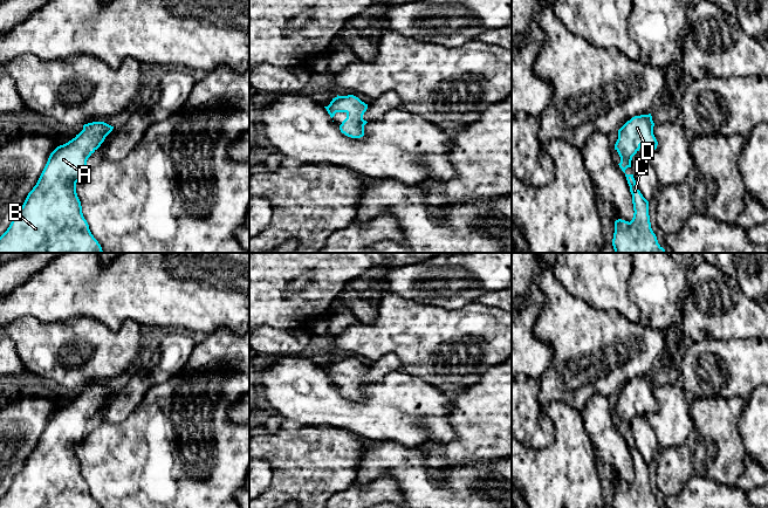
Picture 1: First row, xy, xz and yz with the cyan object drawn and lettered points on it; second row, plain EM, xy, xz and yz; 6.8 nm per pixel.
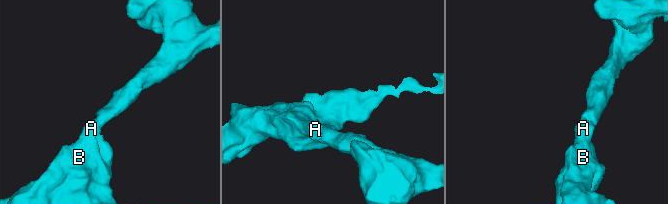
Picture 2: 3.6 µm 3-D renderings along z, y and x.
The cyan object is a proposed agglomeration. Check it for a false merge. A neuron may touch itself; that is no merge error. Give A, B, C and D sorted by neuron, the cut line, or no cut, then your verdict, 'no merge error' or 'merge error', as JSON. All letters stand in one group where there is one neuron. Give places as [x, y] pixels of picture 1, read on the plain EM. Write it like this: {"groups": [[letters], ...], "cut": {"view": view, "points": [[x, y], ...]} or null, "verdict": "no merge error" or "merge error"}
{"groups": [["A", "B", "C", "D"]], "cut": null, "verdict": "no merge error"}

